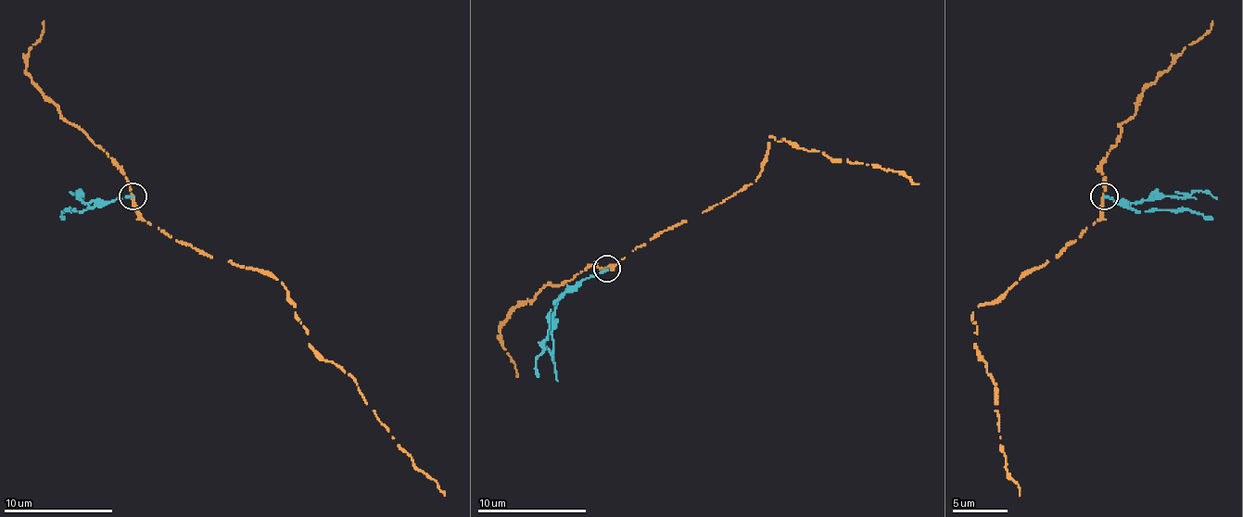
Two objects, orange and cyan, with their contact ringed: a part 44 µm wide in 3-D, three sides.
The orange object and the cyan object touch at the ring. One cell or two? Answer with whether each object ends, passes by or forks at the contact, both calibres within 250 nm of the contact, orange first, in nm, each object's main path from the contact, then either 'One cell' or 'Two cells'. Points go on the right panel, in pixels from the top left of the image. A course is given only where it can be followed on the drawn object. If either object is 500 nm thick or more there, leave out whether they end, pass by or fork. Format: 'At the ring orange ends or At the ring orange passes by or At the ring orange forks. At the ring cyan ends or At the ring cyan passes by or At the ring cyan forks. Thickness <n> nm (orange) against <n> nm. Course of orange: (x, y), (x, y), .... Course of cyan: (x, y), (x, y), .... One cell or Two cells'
At the ring orange passes by. At the ring cyan ends. Thickness 220 nm (orange) against 200 nm. Course of orange: (1103, 196), (1100, 219), (1079, 237), (972, 311), (975, 344), (994, 383), (999, 446), (1019, 495). Course of cyan: (1103, 196), (1139, 210), (1194, 210), (1212, 219). Two cells

